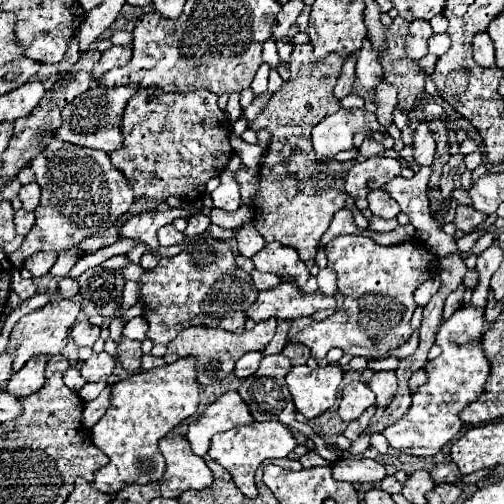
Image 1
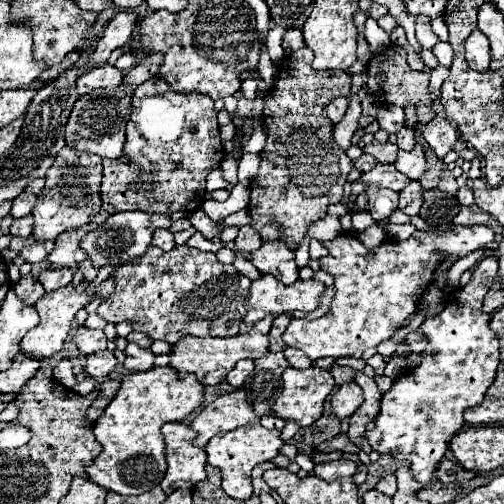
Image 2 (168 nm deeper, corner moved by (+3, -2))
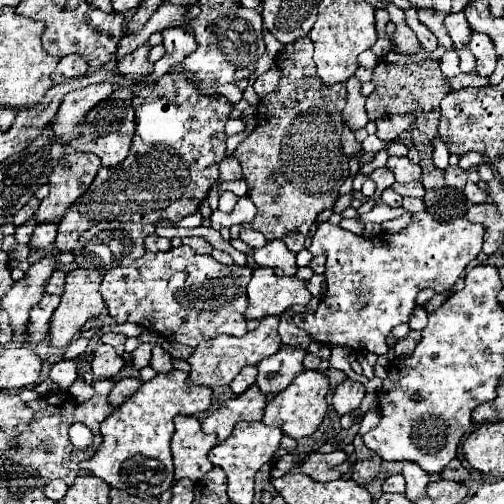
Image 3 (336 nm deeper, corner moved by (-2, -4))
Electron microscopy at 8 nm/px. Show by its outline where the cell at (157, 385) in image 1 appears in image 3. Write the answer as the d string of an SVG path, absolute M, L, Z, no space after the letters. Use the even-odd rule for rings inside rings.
M172 370L166 374L156 374L156 378L144 382L122 406L116 408L114 414L110 414L102 424L100 424L100 434L102 434L102 444L98 452L80 464L80 468L90 470L94 476L102 478L108 486L124 490L132 496L138 498L152 498L160 496L174 484L174 468L172 468L172 454L170 454L170 440L174 432L174 422L172 418L178 414L188 414L194 416L198 412L208 410L212 400L212 390L206 386L196 386L188 382L188 372L182 370Z

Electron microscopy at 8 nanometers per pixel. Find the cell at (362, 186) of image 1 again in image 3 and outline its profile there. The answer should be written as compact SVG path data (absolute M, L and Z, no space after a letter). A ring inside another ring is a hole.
M394 182L394 192L398 192L400 196L416 196L416 198L422 198L424 196L424 186L422 182L410 182L410 184L398 184Z

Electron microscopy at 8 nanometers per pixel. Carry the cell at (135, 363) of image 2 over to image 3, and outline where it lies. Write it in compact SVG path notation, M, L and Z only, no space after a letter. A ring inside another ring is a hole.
M154 346L154 348L152 348L150 366L152 366L156 372L170 372L170 370L172 370L172 356L170 356L162 346Z

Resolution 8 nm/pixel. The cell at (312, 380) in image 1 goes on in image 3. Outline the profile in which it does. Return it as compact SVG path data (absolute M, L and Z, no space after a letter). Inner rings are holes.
M304 370L302 374L298 374L292 384L282 390L280 394L274 396L272 402L266 404L264 408L264 418L262 422L268 426L276 426L280 428L284 434L288 434L294 440L300 440L304 436L310 436L316 432L316 428L322 424L324 416L326 416L326 394L330 388L330 380L328 376L320 374L318 370Z

